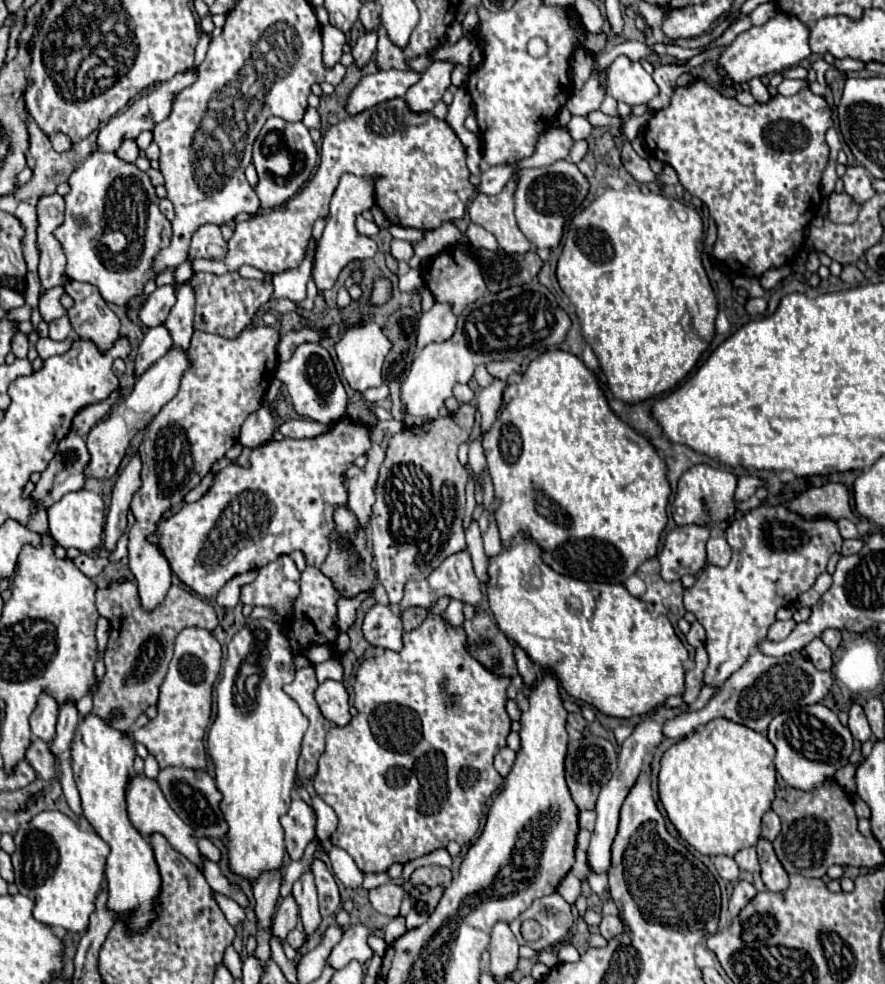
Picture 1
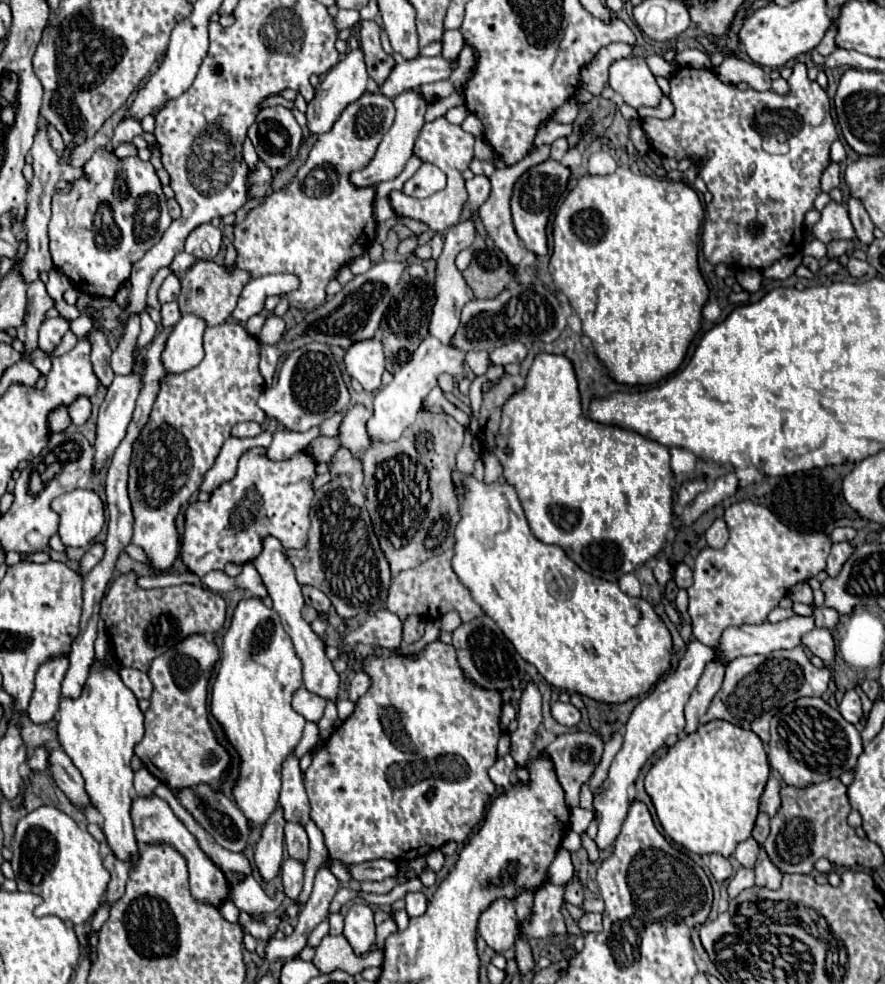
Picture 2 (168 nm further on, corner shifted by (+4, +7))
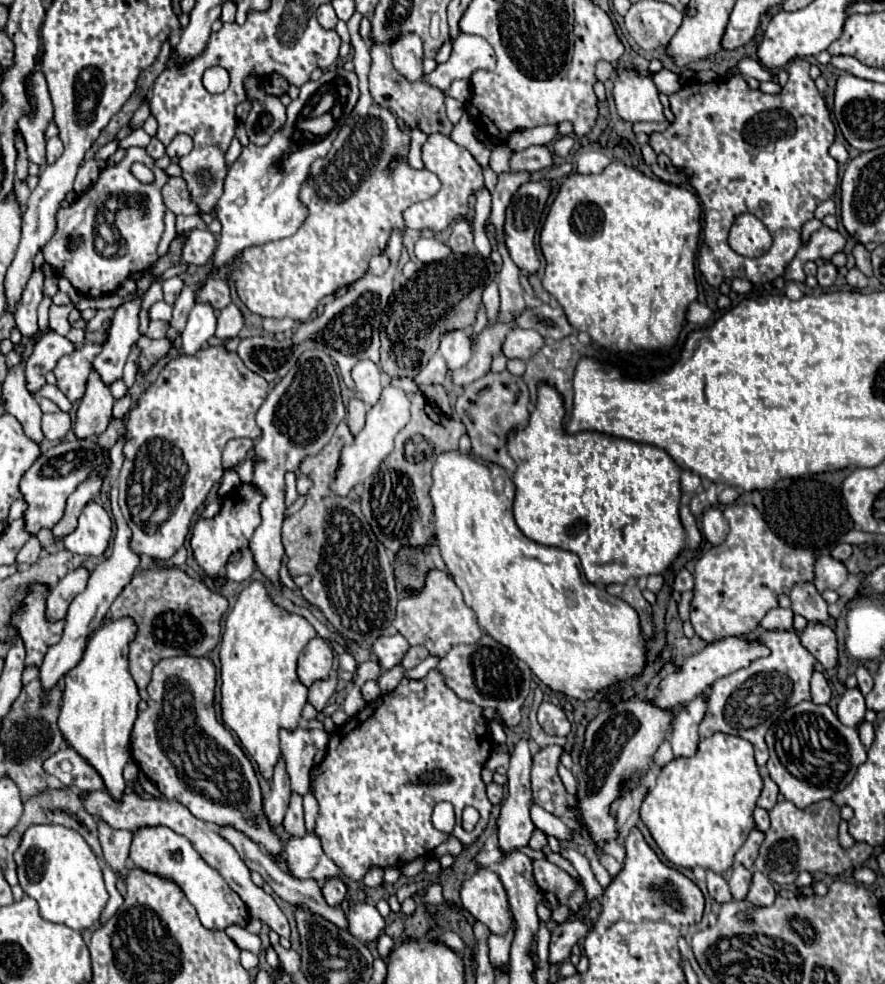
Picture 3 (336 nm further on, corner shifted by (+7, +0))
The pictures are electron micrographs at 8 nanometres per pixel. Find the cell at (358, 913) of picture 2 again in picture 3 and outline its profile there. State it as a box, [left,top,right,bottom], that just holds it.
[347,902,385,942]

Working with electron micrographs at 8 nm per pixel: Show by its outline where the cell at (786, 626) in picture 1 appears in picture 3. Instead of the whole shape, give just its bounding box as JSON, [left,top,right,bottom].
[761,608,793,630]

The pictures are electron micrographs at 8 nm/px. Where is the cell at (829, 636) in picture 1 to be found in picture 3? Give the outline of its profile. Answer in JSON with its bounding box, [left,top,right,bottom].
[791,582,827,622]

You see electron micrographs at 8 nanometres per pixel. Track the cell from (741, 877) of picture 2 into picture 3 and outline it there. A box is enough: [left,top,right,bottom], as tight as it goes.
[729,862,753,900]

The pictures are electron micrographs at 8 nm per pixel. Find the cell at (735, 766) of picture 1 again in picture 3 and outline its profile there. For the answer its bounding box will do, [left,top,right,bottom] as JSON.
[641,732,761,874]

